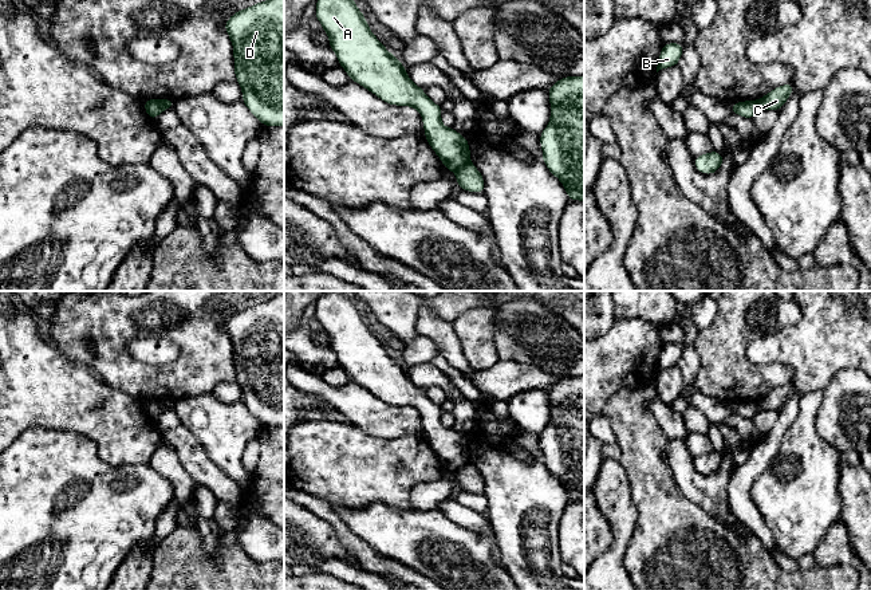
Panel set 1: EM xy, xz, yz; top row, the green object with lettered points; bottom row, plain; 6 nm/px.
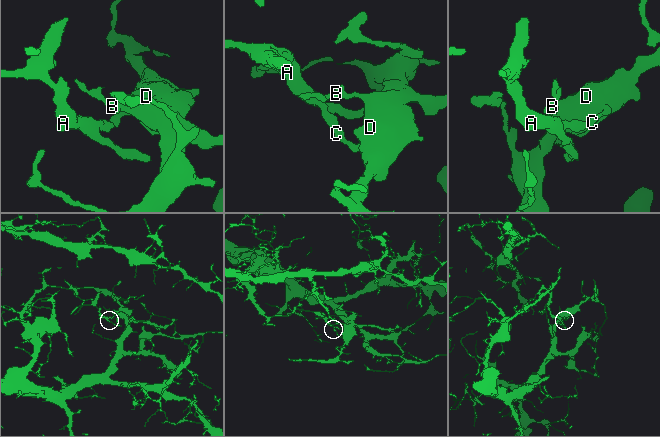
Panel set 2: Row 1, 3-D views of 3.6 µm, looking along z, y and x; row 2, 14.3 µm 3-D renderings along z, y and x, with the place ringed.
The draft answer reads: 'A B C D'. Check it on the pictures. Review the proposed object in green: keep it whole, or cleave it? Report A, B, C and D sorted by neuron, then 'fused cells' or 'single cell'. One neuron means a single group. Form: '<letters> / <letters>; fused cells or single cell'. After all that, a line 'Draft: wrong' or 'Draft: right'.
A / B C D; fused cells
Draft: wrong

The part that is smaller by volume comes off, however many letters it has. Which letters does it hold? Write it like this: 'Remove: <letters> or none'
Remove: A

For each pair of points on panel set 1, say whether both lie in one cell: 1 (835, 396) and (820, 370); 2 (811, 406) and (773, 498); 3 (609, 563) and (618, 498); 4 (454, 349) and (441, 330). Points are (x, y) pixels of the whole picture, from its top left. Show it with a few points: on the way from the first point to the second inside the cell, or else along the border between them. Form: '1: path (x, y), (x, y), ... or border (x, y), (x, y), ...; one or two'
1: border (856, 370), (839, 370), (822, 389); two
2: path (806, 431), (806, 472), (797, 480); one
3: path (618, 547), (619, 514); one
4: path (450, 345), (442, 334); one

